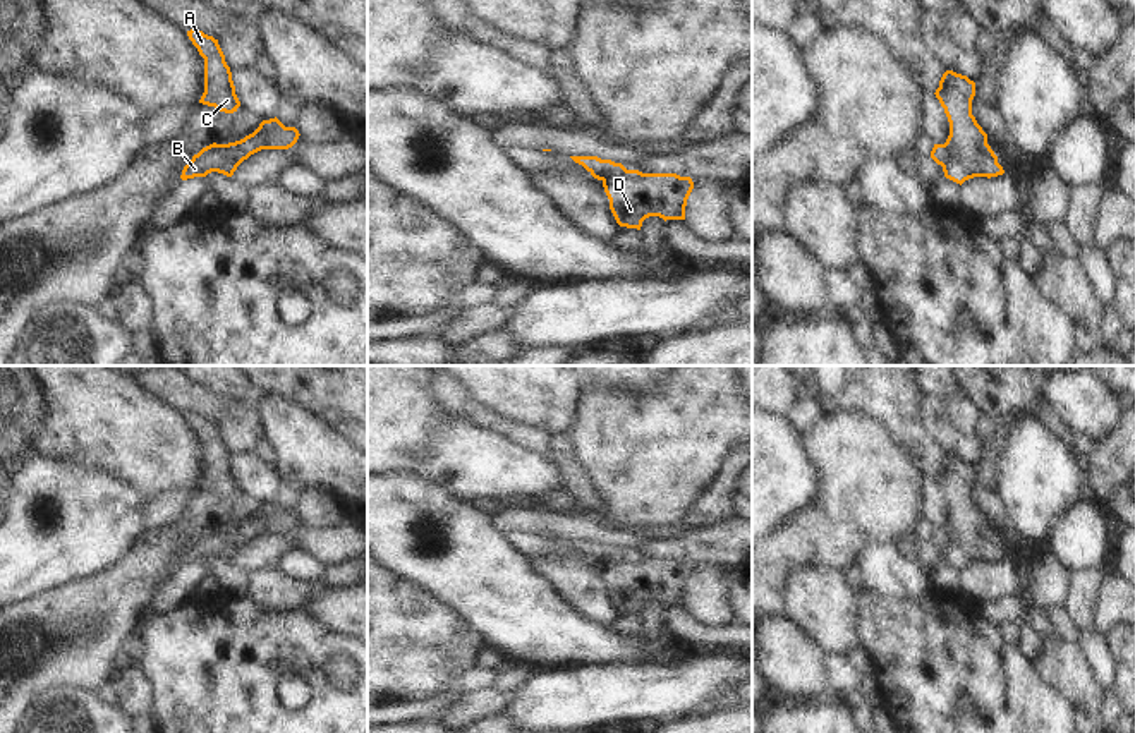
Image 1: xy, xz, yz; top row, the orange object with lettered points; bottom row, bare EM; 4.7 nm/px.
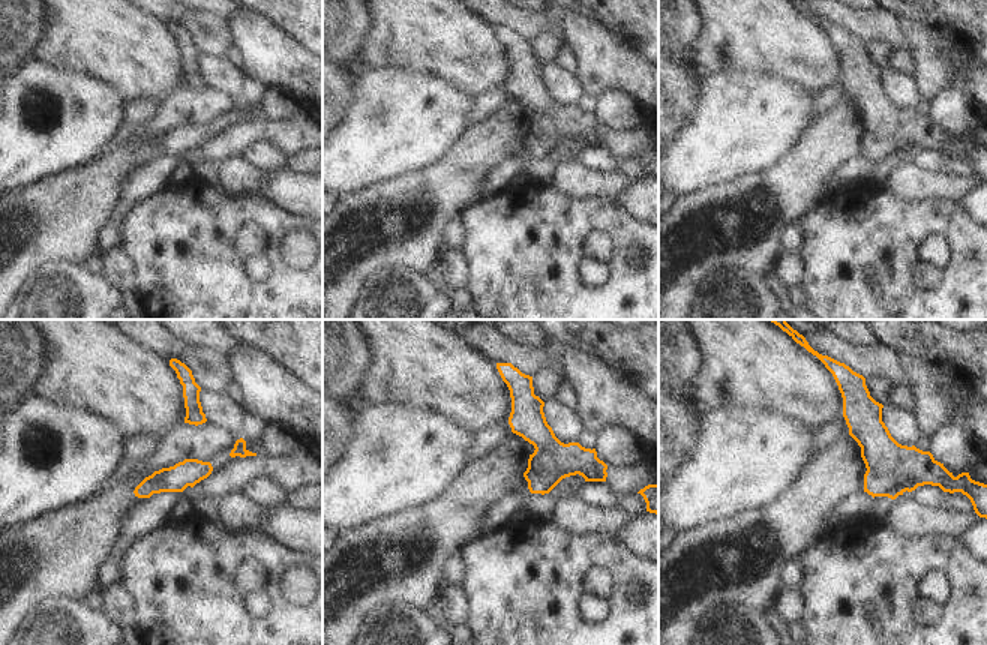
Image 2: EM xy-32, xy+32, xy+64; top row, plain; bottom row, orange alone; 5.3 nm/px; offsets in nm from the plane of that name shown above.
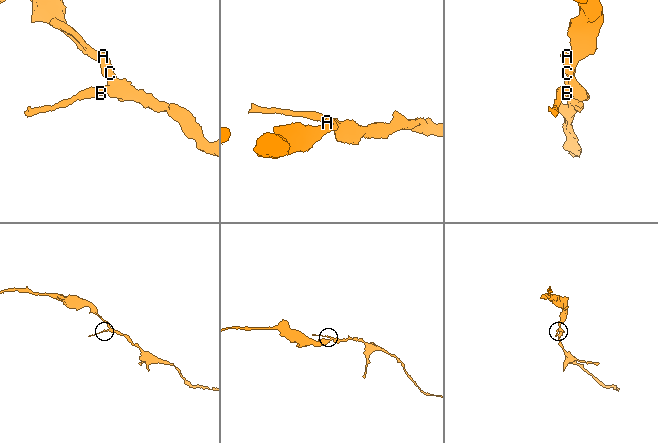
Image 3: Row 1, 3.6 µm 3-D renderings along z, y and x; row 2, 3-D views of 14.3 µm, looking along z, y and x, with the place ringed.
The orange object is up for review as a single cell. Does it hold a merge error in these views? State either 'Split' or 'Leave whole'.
Split.

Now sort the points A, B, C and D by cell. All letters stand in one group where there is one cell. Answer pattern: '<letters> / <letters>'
A C D / B

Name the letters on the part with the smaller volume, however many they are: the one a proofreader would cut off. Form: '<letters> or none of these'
B

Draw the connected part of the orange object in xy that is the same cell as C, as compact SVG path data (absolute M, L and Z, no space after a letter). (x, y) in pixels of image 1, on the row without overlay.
M199 414L187 415L189 424L204 443L204 477L199 488L215 491L220 496L234 498L240 491L235 479L230 451L218 429L218 424Z

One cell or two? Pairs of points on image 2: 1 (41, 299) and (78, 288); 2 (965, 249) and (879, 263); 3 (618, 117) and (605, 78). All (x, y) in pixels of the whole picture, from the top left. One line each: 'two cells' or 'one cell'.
1: one cell
2: one cell
3: two cells

